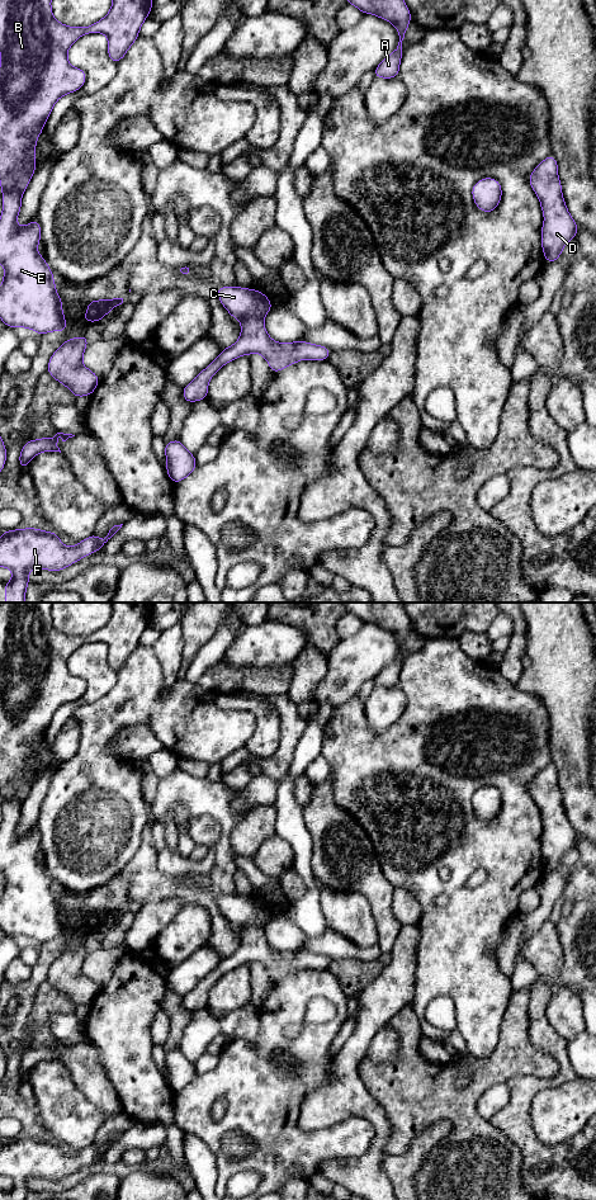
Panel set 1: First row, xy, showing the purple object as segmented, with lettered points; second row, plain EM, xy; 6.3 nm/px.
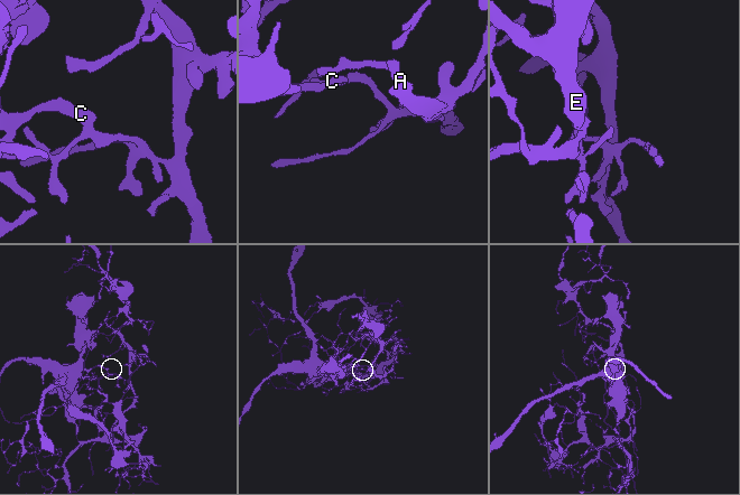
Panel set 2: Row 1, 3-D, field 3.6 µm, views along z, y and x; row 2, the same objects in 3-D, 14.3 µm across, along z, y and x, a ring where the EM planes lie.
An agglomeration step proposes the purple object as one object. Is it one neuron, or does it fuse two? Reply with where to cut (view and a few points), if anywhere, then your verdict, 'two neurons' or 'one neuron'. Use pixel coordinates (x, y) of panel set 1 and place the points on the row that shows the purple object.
cut xy (263, 319), (244, 317), (240, 320); two neurons

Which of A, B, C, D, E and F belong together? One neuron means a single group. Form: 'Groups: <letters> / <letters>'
Groups: A D / B C E F

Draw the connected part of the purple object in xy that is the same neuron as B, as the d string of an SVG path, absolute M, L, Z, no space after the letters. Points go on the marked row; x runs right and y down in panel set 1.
M0 0L0 188L3 192L3 212L0 216L0 264L4 266L4 270L5 270L3 283L0 285L0 320L6 325L6 327L13 327L13 329L27 327L38 332L39 335L44 335L51 331L65 332L67 327L65 315L62 312L62 299L57 294L56 284L53 280L53 271L47 265L46 259L42 258L41 254L37 251L37 246L41 242L41 225L38 219L34 218L27 226L23 226L23 227L16 226L16 218L22 208L22 195L24 190L27 189L27 186L29 185L29 181L32 176L34 175L34 170L37 167L36 160L34 160L34 155L37 152L36 142L39 134L43 132L43 126L46 121L48 119L48 117L51 115L56 101L66 94L77 91L85 85L85 81L86 81L86 72L82 68L77 68L70 65L67 60L67 51L75 43L75 41L79 39L81 36L90 34L90 33L103 33L108 37L108 57L113 62L118 63L126 56L129 47L138 38L139 29L143 22L146 20L146 18L150 15L150 11L152 8L153 8L152 0L112 0L112 9L99 22L89 27L68 27L55 19L52 14L52 8L51 8L51 0Z

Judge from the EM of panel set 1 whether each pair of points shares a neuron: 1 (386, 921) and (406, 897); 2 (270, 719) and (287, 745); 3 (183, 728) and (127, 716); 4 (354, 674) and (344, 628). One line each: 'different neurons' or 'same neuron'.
1: different neurons
2: different neurons
3: same neuron
4: different neurons

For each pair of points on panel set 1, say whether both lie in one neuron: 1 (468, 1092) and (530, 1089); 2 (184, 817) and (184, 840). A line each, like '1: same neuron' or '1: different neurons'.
1: different neurons
2: same neuron

